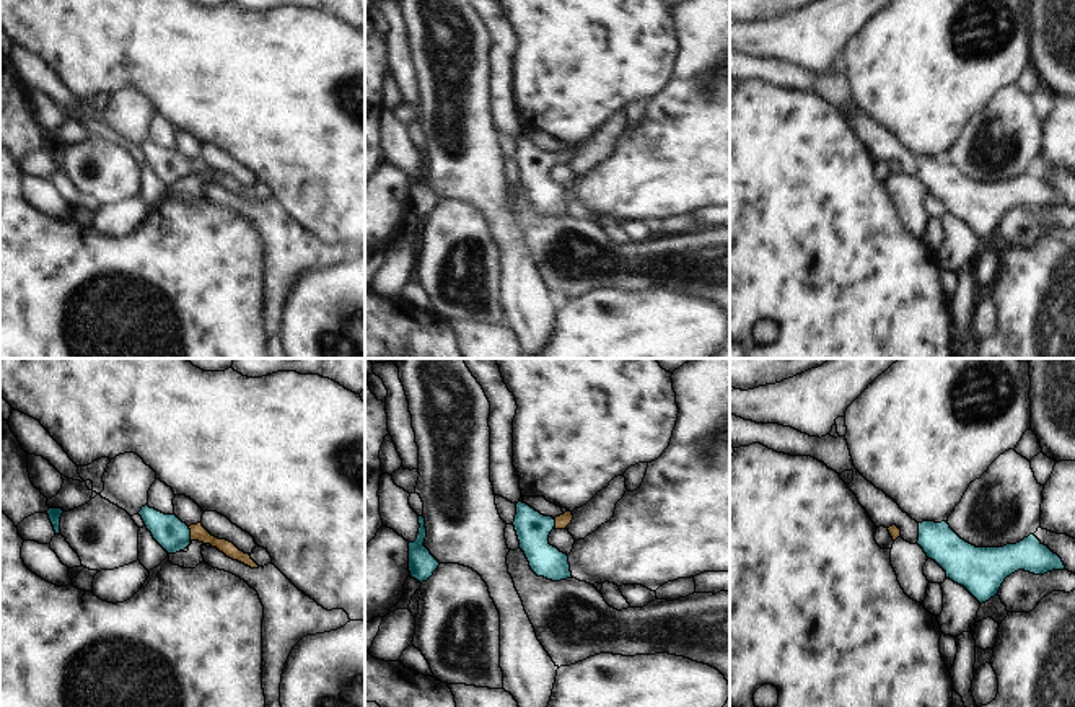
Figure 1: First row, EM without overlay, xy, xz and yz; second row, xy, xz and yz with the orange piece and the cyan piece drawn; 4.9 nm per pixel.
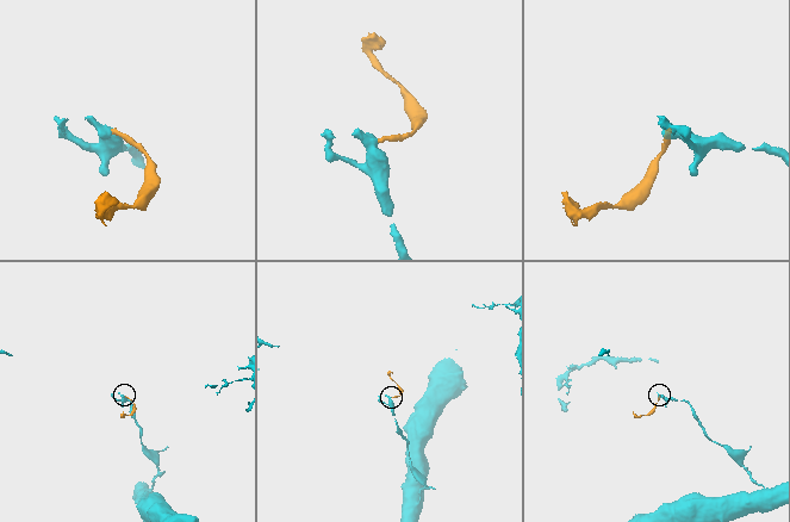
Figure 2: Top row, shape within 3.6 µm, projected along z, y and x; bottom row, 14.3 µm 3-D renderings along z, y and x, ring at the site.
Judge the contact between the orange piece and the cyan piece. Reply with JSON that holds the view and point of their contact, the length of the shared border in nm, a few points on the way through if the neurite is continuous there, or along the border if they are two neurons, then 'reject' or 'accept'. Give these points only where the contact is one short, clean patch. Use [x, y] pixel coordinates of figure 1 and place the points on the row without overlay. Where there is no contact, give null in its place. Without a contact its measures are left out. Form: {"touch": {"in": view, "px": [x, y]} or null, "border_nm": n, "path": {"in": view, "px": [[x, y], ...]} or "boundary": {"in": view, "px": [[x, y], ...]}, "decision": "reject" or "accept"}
{"touch": {"in": "xy", "px": [191, 168]}, "border_nm": 70, "path": {"in": "xy", "px": [[197, 166], [191, 168], [173, 170]]}, "decision": "accept"}

